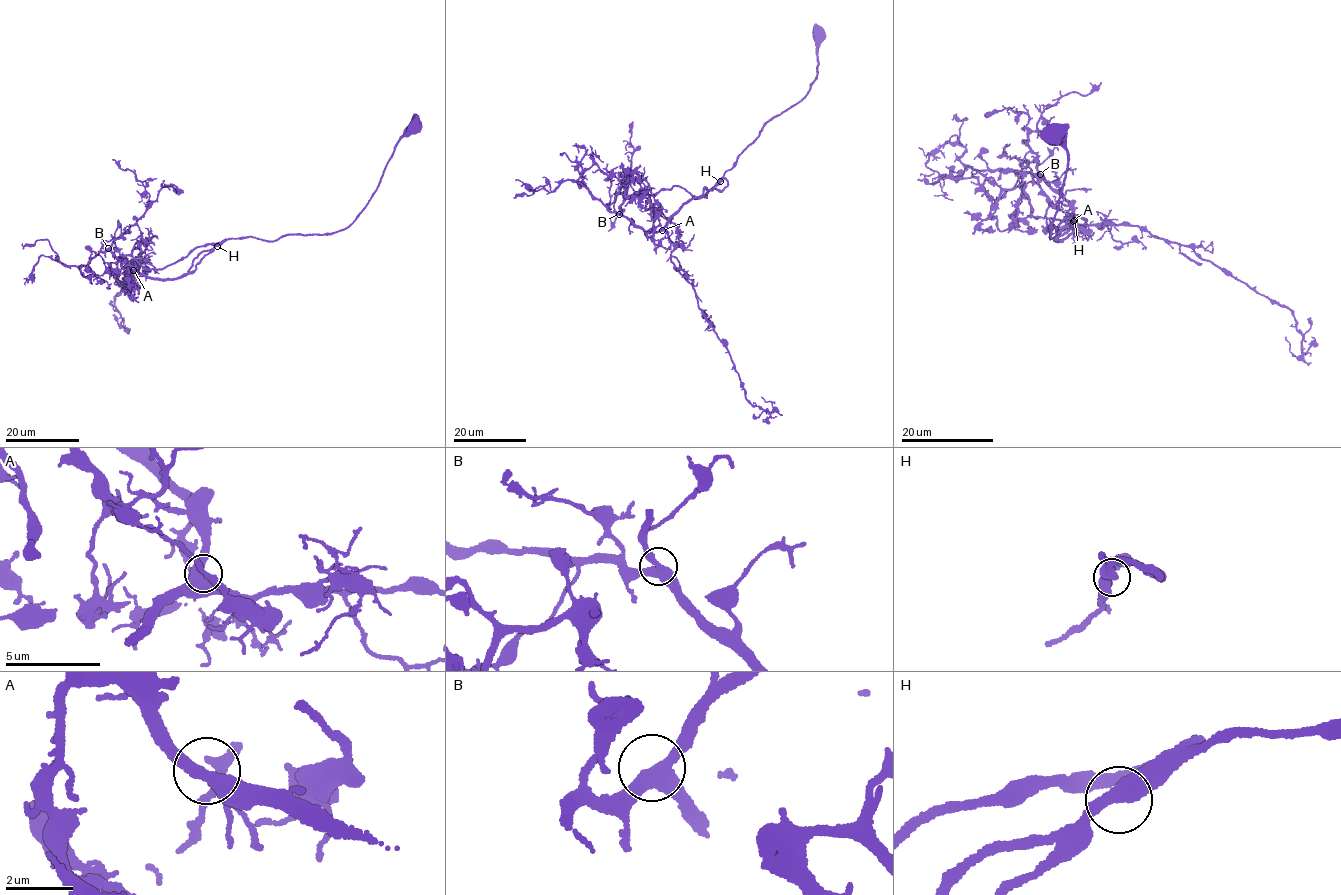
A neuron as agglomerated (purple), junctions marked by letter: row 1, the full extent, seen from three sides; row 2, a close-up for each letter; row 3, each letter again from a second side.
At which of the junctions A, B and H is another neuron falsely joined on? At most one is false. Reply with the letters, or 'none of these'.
none of these

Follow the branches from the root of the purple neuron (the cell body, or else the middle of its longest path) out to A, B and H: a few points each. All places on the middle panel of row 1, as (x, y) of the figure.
A: (817, 34), (818, 74), (805, 96), (766, 122), (707, 197), (687, 200), (662, 230)
B: (817, 34), (818, 74), (805, 96), (766, 122), (707, 197), (687, 200), (658, 231), (643, 230), (619, 214)
H: (817, 34), (818, 74), (805, 96), (766, 122), (758, 136), (732, 167), (724, 171), (720, 181)

